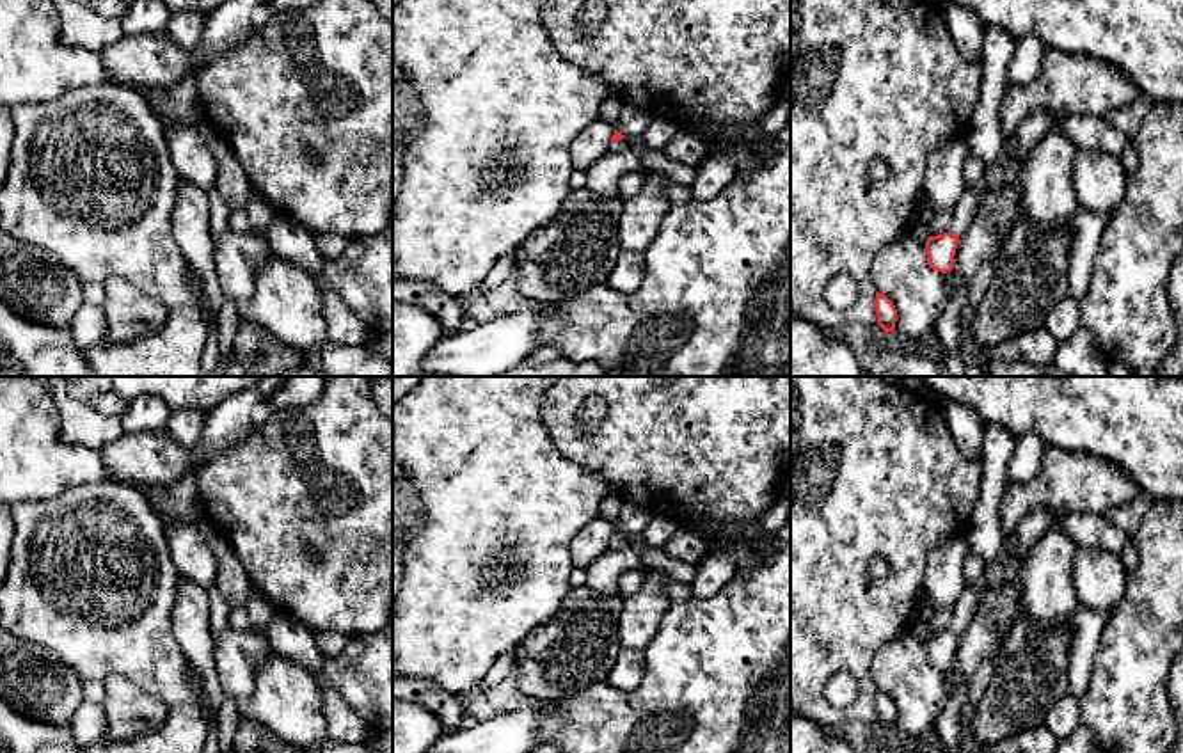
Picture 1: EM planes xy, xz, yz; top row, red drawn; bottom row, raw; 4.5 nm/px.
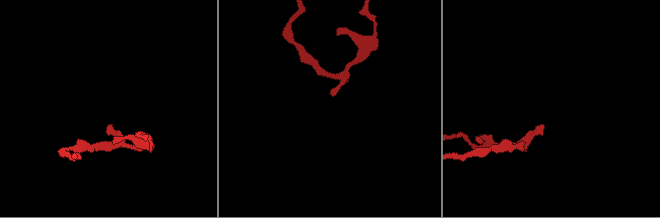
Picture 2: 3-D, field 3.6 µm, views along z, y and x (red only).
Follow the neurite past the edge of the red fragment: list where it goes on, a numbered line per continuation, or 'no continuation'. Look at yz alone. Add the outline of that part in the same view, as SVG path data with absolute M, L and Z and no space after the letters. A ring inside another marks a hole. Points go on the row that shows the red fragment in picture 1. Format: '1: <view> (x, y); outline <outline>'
1: yz (965, 208); outline M981 179L975 186L966 186L961 199L956 202L956 211L949 233L963 236L975 218L977 201L986 192L986 181Z

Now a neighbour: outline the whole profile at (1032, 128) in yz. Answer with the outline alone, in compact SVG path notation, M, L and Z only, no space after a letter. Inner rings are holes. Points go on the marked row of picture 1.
M1037 110L1027 115L1016 128L1014 133L1014 156L1016 169L1021 172L1028 156L1036 149L1036 146L1044 139L1050 131L1053 119L1048 112Z

